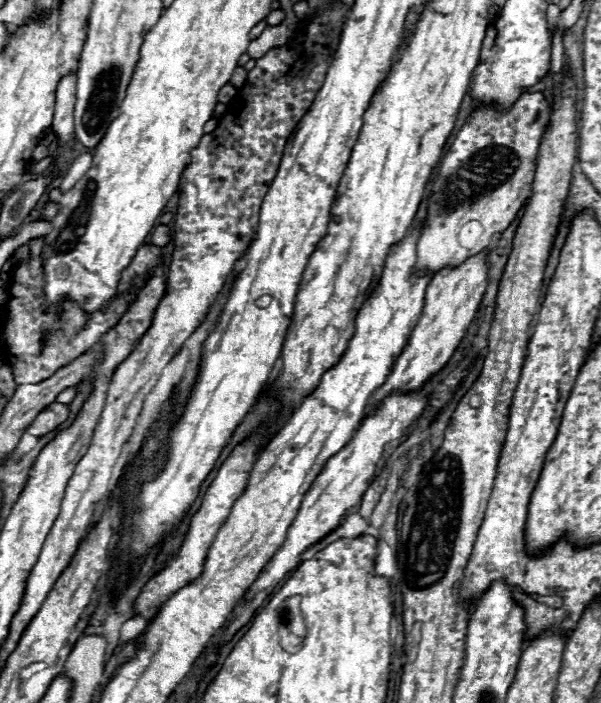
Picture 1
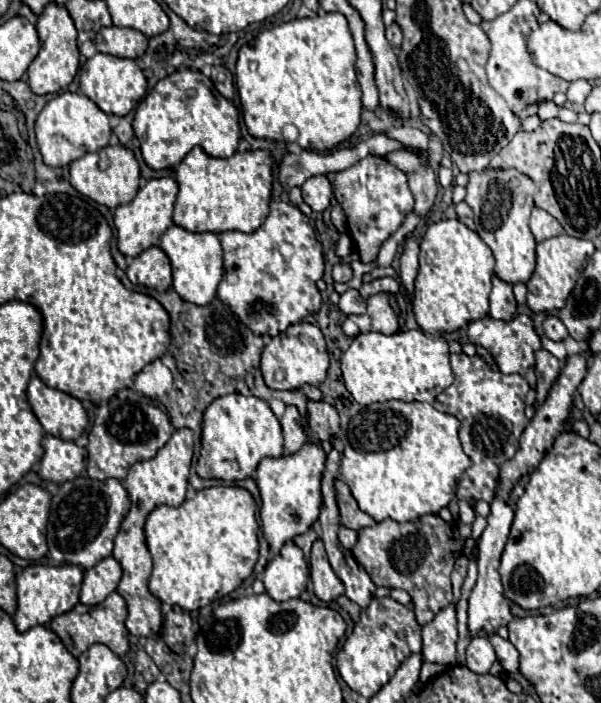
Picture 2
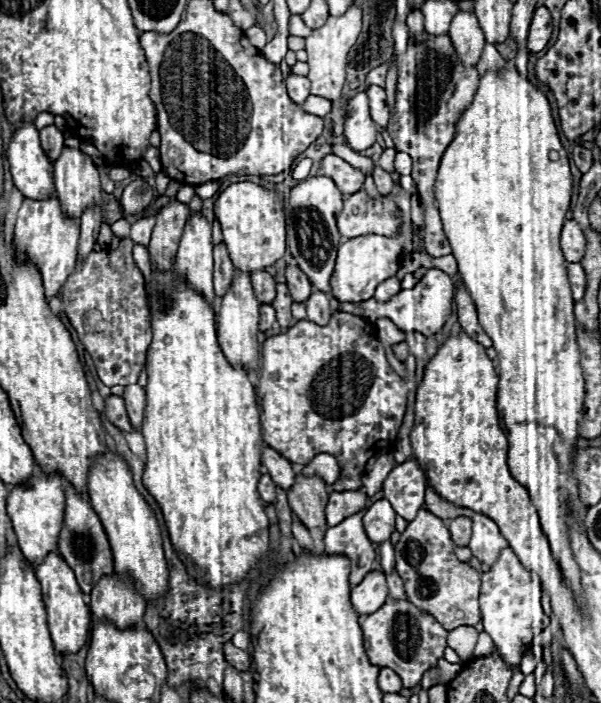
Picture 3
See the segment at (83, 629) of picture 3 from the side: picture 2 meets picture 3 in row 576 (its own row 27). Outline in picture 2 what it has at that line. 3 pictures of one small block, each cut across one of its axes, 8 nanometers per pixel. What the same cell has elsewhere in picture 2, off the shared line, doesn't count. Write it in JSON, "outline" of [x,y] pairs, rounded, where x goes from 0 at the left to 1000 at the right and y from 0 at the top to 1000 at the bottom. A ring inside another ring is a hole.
{"outline":[[[90,3],[80,6],[63,20],[60,40],[63,40],[63,51],[67,51],[67,74],[47,97],[47,119],[60,134],[87,134],[87,131],[110,125],[130,102],[130,91],[133,91],[133,74],[130,74],[130,63],[126,63],[130,48],[126,48],[123,28],[113,20],[110,9],[100,9]]]}

